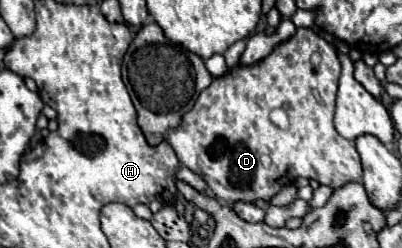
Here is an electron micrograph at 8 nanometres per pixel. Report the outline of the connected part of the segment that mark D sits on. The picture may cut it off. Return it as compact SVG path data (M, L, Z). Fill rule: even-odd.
M298 28L296 34L288 40L284 40L282 44L278 44L272 54L268 54L266 58L262 58L260 62L252 64L252 66L234 66L230 68L224 76L220 78L214 78L214 82L202 90L202 94L198 96L198 100L194 102L194 108L190 112L184 114L182 118L182 124L180 128L176 130L170 130L166 134L166 142L174 148L178 160L188 166L190 170L198 172L206 184L210 186L210 190L216 194L216 198L228 202L228 204L234 204L236 200L244 200L244 202L254 202L258 198L272 198L274 194L278 194L278 190L286 184L292 184L296 178L310 178L310 180L316 180L318 184L324 184L324 186L330 186L330 188L340 188L344 186L346 182L354 182L354 180L360 180L362 176L362 166L360 166L360 156L356 152L356 146L354 142L342 138L336 128L334 128L334 100L336 100L336 90L338 90L338 78L340 78L340 60L338 60L338 52L332 44L328 44L320 34L316 34L312 28ZM276 108L284 108L284 112L288 114L288 128L286 130L280 130L272 120L270 120L270 112L276 110Z

